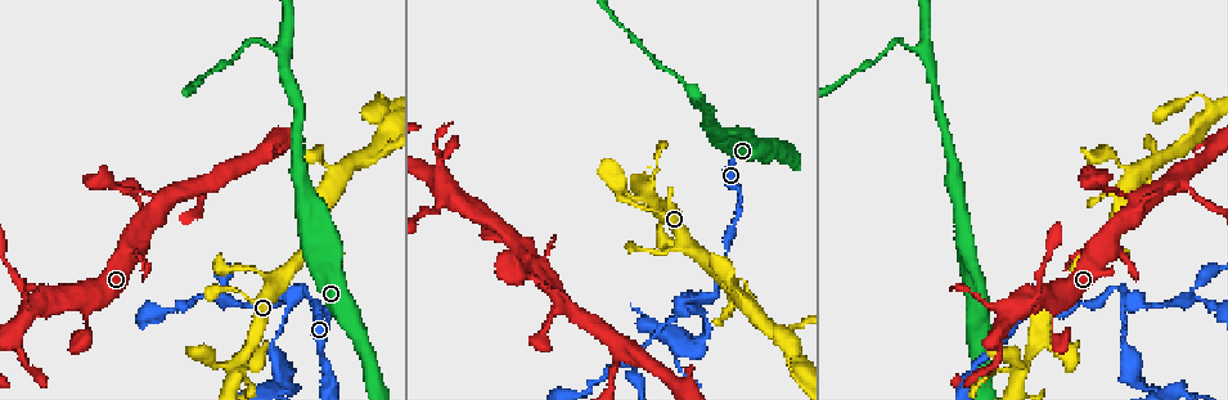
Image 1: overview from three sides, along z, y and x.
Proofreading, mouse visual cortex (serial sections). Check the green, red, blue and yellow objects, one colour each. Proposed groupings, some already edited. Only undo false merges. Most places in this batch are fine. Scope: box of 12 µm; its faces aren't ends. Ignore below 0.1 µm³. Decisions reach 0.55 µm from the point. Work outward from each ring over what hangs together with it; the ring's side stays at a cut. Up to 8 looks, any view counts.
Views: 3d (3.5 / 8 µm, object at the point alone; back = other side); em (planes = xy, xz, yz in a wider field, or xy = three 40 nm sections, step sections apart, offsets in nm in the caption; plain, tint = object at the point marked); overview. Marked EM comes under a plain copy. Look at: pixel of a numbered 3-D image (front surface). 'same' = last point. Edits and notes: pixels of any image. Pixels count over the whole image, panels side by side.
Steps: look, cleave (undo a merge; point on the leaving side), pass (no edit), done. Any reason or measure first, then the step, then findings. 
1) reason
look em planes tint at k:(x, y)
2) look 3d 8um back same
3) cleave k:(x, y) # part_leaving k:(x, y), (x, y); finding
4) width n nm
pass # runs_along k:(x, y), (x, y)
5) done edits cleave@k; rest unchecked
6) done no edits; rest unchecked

thin neck
look 3d 3.5um back at 1:(1137, 210)

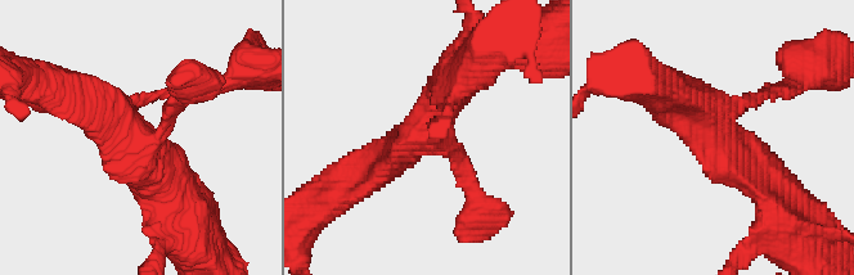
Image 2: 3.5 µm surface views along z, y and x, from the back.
arms 4; arm_widths 100, 200, 400, 500 nm; need the tissue
look em xy step 2 tint at 2:(120, 131)

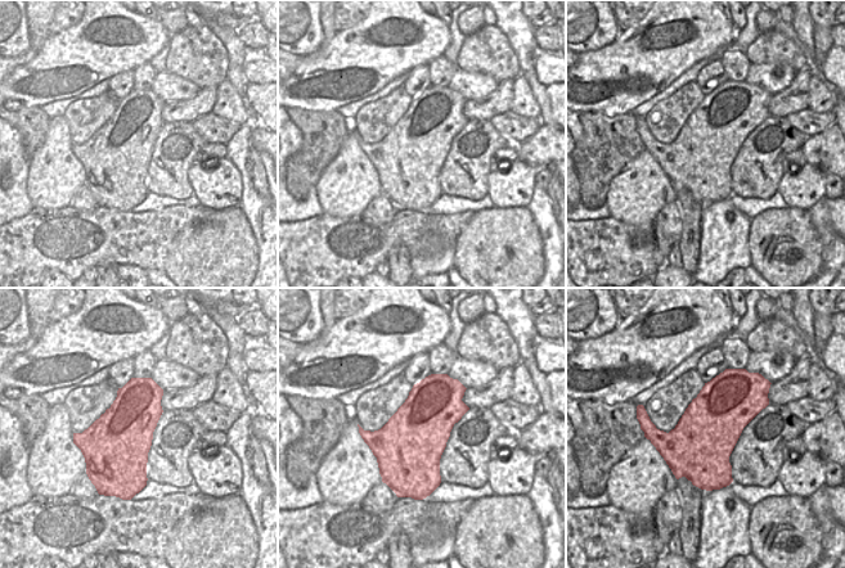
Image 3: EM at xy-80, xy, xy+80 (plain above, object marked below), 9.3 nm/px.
look em xy step 1 tint same

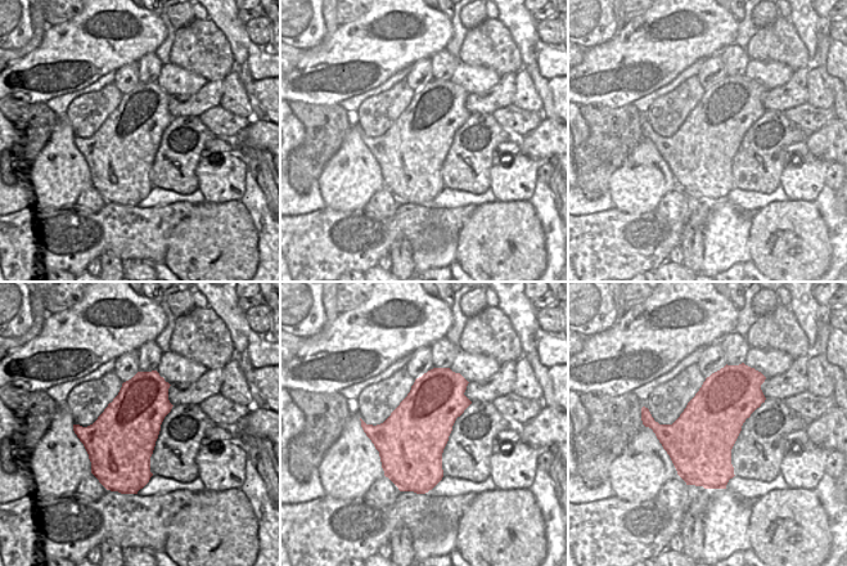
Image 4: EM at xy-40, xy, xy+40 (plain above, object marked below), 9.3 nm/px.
width 650 nm
pass # runs_along 2:(162, 188), (99, 104), (59, 89); continuous, no second cell

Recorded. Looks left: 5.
abrupt turn
look 3d 8um at 1:(703, 296)

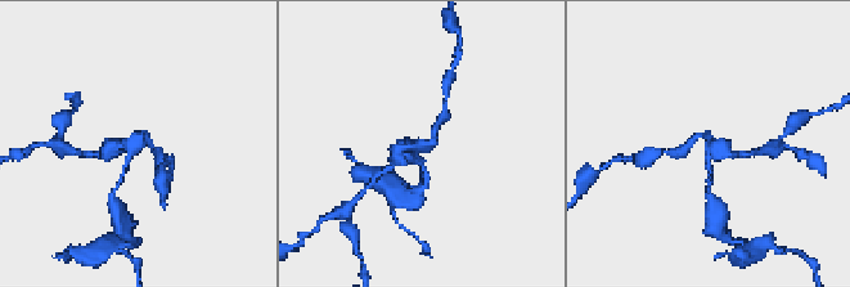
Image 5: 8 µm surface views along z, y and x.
arms 3; arm_widths 100, 200, 300 nm
look em planes tint at 5:(131, 149)

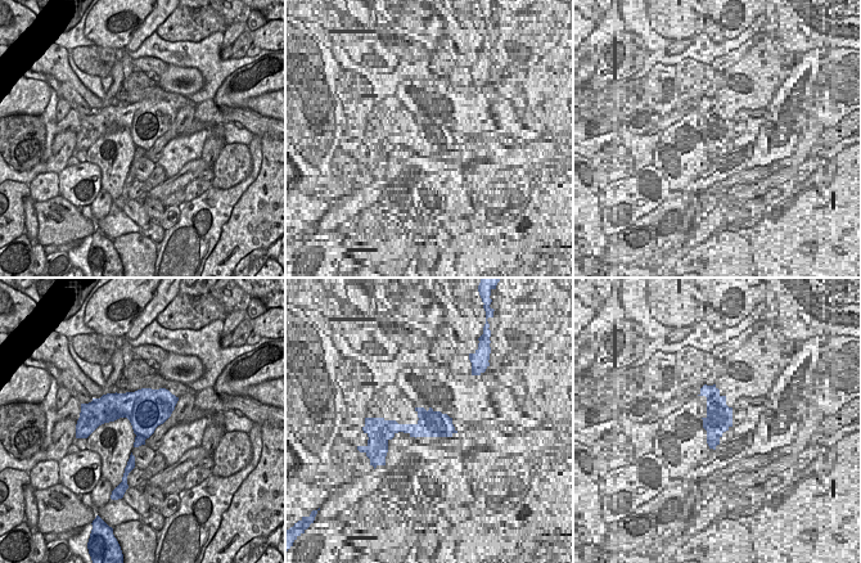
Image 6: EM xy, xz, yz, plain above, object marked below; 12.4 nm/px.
pass # runs_along 5:(148, 143), (144, 134), (134, 146), (121, 183); one cell here

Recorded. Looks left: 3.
three-way junction
look 3d 3.5um at 1:(220, 294)

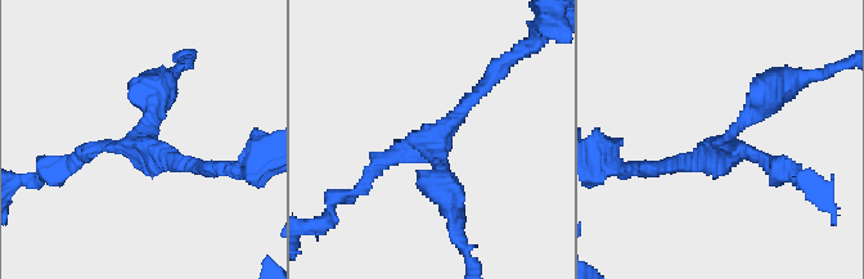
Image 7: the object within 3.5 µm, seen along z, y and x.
arms 3; arm_widths 150, 200, 300 nm
look em xy step 2 tint at 7:(431, 143)

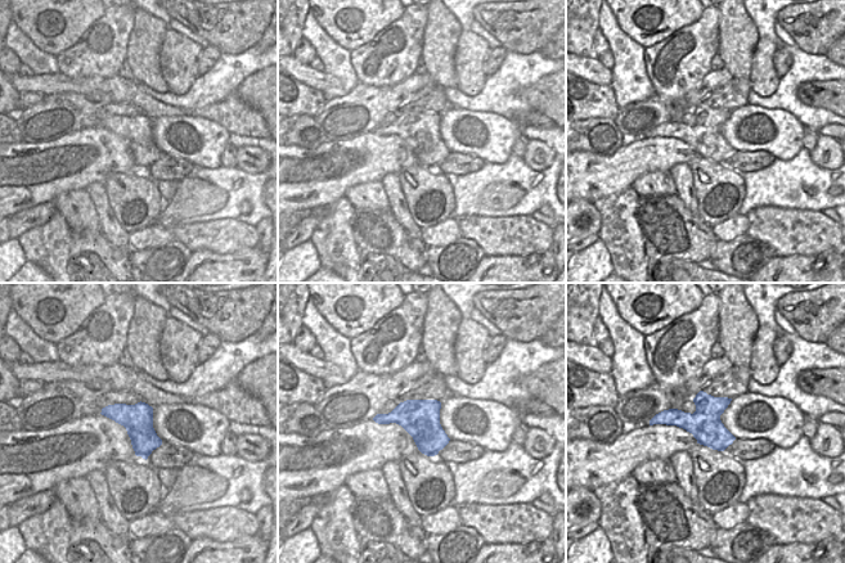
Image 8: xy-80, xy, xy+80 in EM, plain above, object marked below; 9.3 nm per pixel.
look em xy step 5 tint same

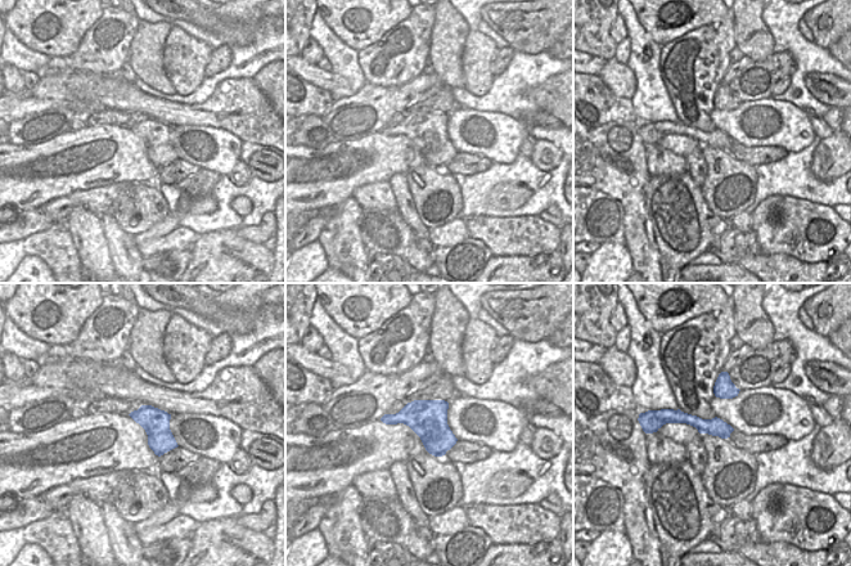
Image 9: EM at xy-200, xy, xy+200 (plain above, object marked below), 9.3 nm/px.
width 360 nm
pass # runs_along 7:(485, 85), (361, 187); continuous, no second cell

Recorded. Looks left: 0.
done no edits; rest unchecked

